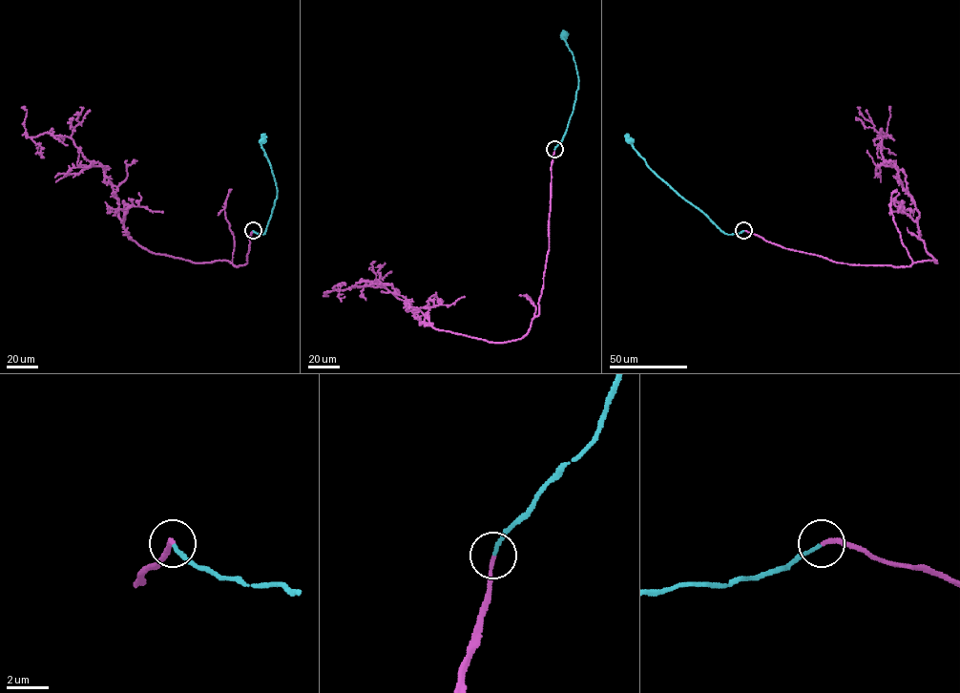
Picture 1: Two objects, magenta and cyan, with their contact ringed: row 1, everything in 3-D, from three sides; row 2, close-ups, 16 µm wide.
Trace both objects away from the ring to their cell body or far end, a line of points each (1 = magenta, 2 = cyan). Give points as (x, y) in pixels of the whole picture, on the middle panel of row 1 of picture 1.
1: (554, 149), (539, 313), (520, 339), (490, 343), (420, 325), (404, 301), (383, 286), (355, 285), (323, 296)
2: (554, 149), (566, 130), (578, 86), (573, 54), (564, 35)

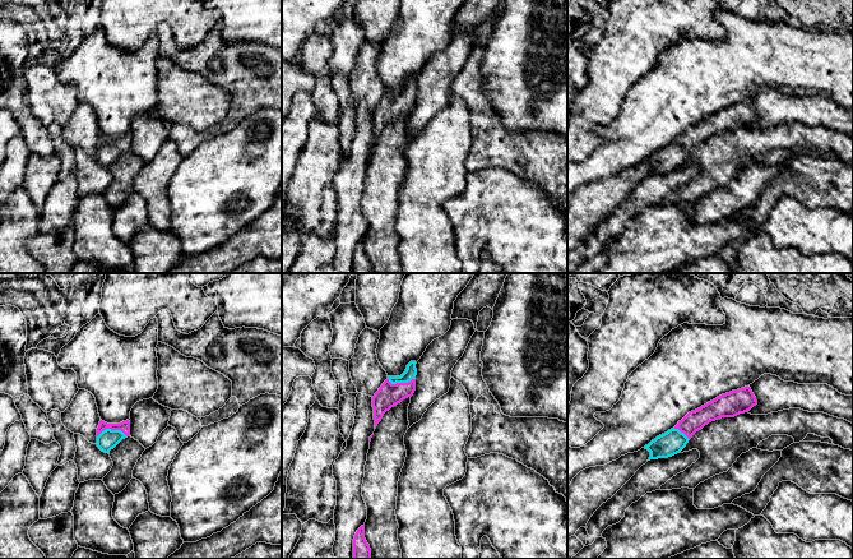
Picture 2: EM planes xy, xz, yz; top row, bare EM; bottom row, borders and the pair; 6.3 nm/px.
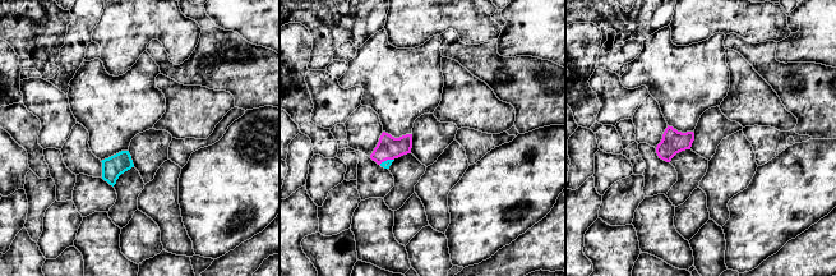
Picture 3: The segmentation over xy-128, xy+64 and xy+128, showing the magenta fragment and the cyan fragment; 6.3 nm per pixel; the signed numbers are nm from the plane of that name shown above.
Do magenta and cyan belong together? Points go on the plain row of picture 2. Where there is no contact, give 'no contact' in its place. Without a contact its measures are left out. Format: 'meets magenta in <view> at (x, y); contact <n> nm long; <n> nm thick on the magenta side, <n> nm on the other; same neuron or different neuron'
meets magenta in xy at (111, 143); contact 190 nm long; 70 nm thick on the magenta side, 120 nm on the other; same neuron

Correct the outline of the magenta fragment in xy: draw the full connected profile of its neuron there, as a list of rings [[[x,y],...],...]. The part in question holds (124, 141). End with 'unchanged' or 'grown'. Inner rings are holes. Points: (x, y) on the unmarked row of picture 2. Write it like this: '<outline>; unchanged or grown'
[[[99,135],[97,142],[97,161],[105,166],[110,167],[122,153],[130,149],[130,135],[122,135],[120,138],[107,138]]]; grown

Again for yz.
[[[750,101],[722,108],[700,123],[689,126],[667,147],[657,151],[644,162],[650,166],[650,174],[668,172],[680,167],[692,149],[705,139],[722,131],[734,131],[750,125],[757,119]]]; grown

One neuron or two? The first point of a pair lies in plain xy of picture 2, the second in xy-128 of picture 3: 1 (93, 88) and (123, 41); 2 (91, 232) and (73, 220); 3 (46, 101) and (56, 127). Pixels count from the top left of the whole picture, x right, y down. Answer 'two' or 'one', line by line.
1: two
2: two
3: one

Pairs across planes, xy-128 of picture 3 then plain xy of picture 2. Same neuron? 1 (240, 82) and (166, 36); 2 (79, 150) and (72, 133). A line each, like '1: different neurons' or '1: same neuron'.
1: same neuron
2: same neuron

